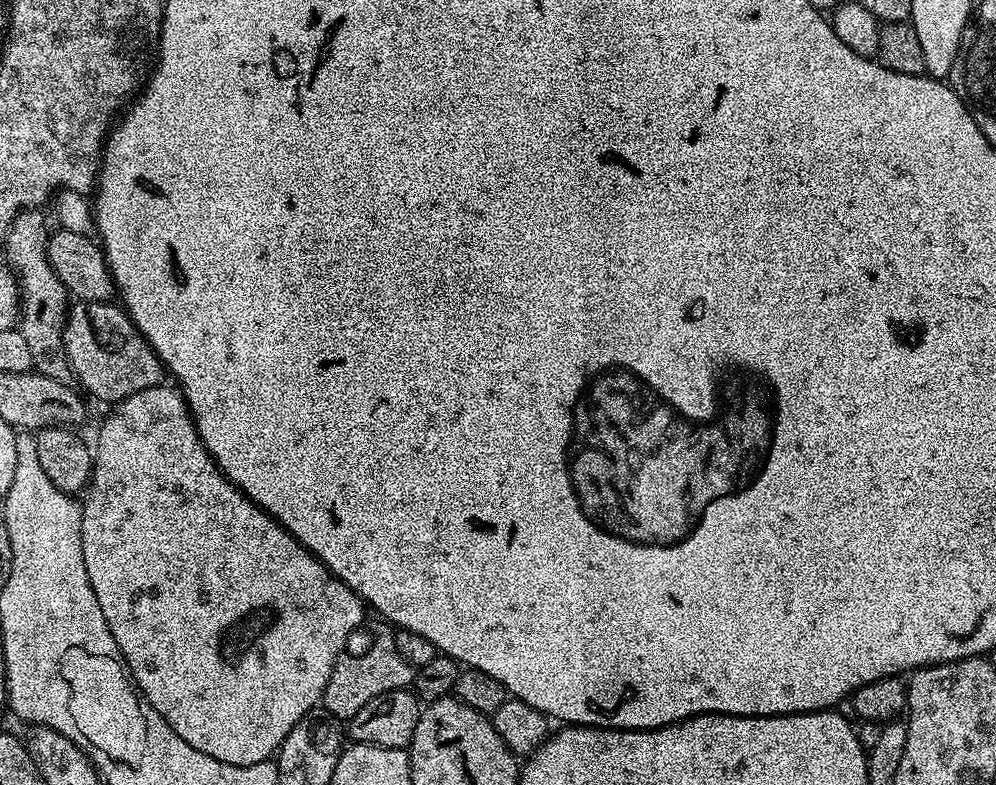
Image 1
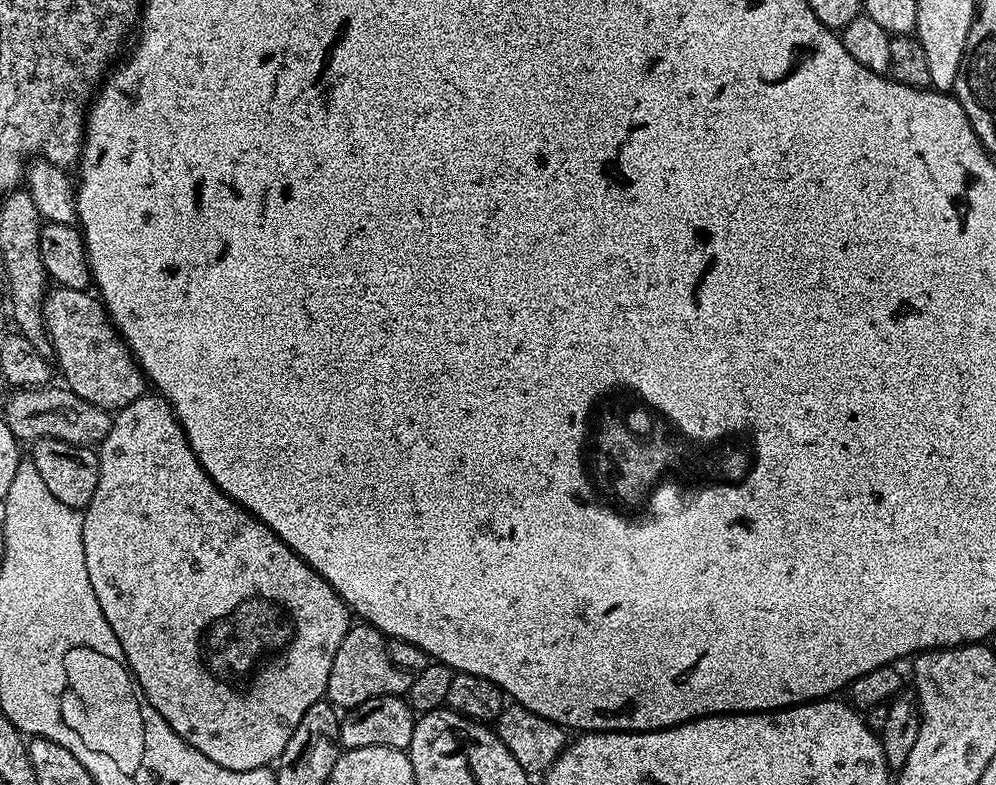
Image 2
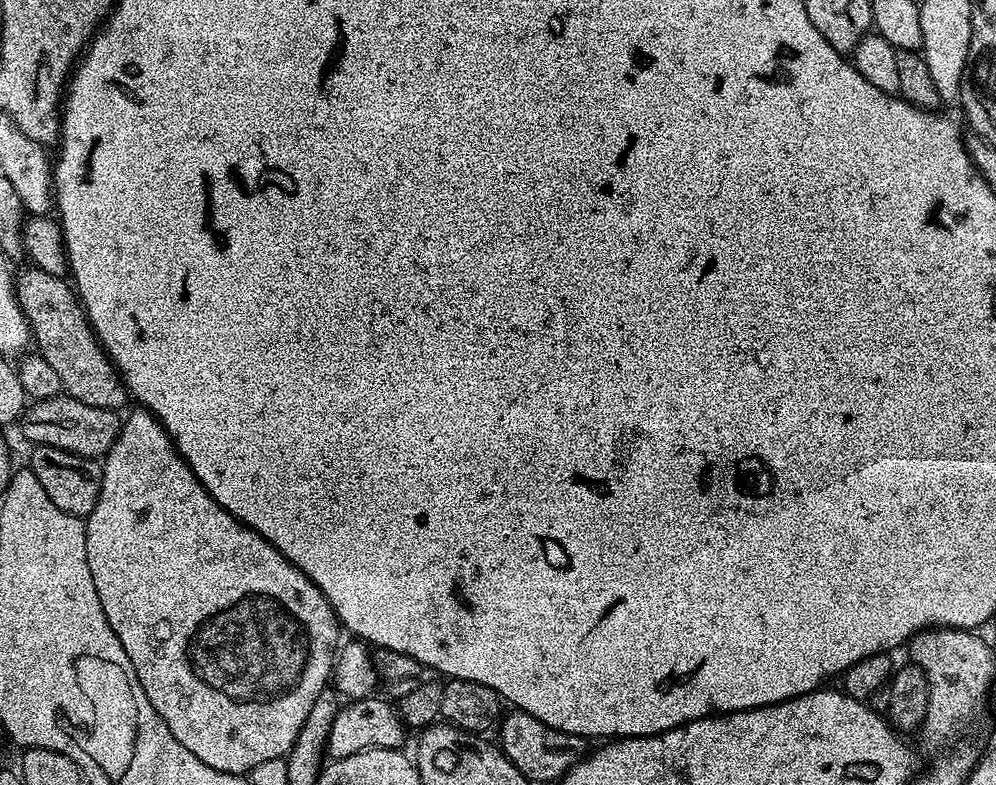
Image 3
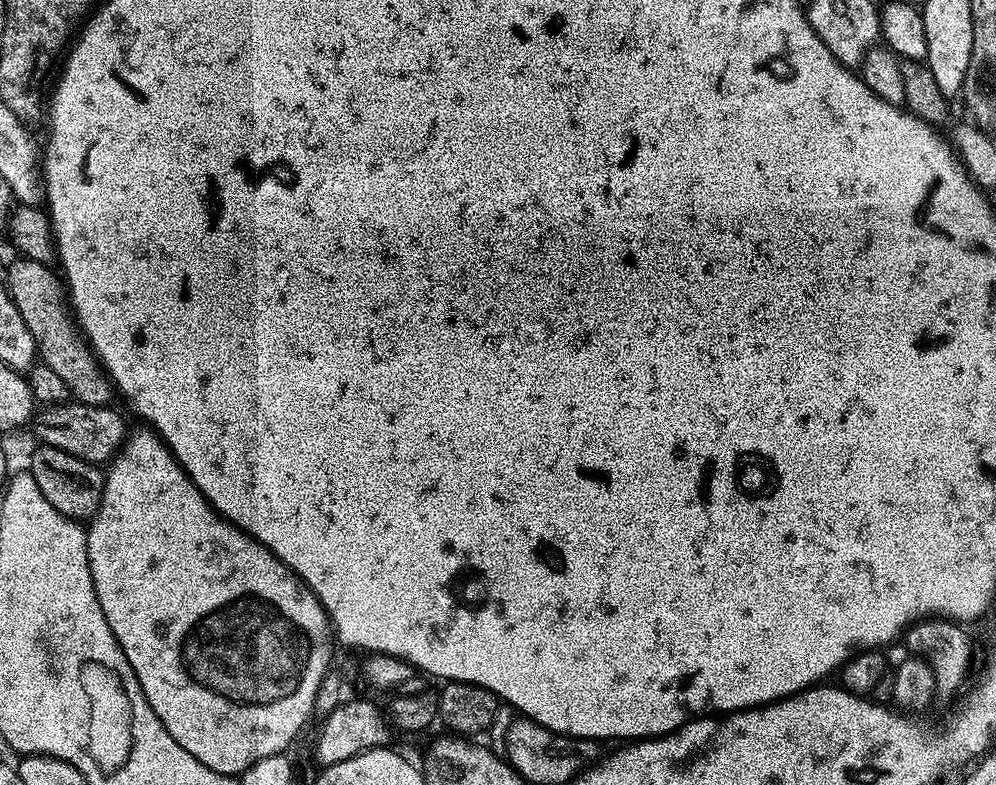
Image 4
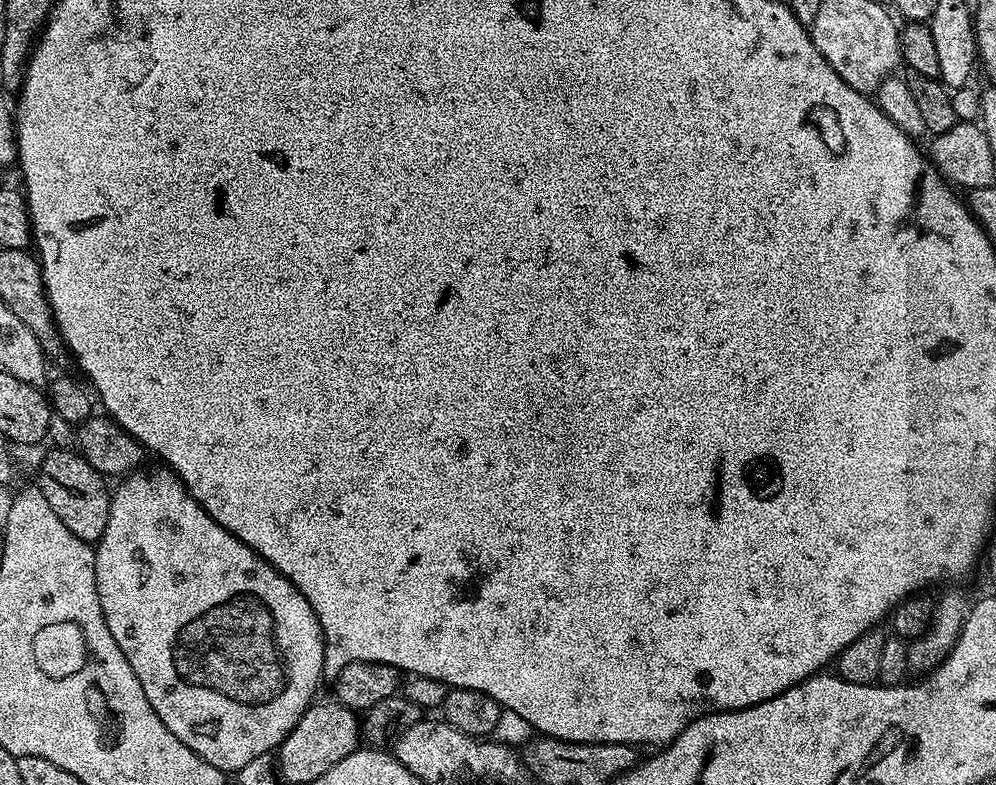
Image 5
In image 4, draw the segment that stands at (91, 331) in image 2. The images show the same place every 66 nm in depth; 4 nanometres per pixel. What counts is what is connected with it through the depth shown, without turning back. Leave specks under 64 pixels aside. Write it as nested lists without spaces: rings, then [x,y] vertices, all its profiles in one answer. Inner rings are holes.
[[[16,258],[6,269],[9,296],[34,338],[37,357],[66,382],[69,393],[79,403],[107,405],[111,401],[108,399],[114,396],[112,382],[89,348],[66,303],[66,288],[61,277],[55,271],[52,273],[48,264],[37,260]]]

